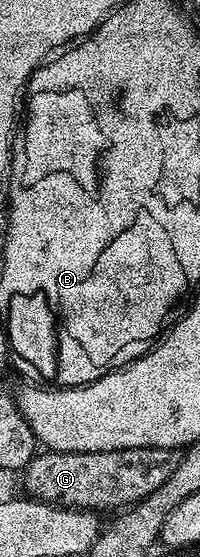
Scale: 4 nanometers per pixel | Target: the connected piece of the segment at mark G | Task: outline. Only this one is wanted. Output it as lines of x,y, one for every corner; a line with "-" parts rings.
123,448
111,452
38,453
23,471
25,486
39,502
67,506
79,510
120,511
143,501
159,484
163,484
179,468
181,450
167,448

